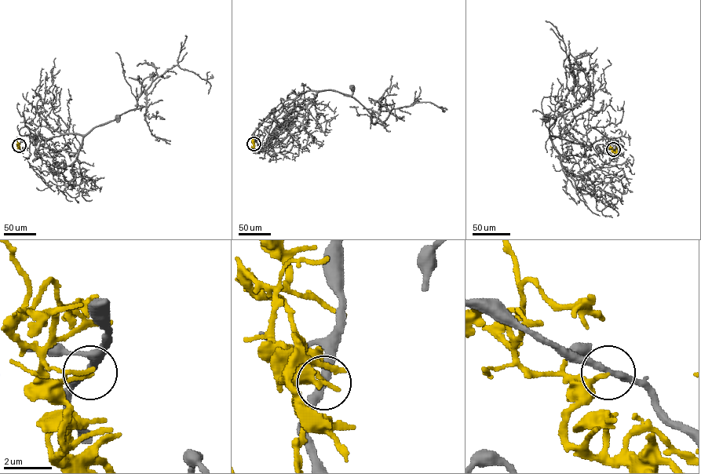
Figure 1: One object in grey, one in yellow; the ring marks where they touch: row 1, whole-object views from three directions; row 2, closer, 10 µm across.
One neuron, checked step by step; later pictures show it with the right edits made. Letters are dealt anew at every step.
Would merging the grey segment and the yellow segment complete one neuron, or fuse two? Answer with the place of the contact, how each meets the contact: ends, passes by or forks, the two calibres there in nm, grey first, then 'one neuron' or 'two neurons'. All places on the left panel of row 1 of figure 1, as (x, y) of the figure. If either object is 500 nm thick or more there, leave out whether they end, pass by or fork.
at (19, 145); grey passes by; yellow ends there; 320 nm thick on the grey side, 160 nm on the other; two neurons

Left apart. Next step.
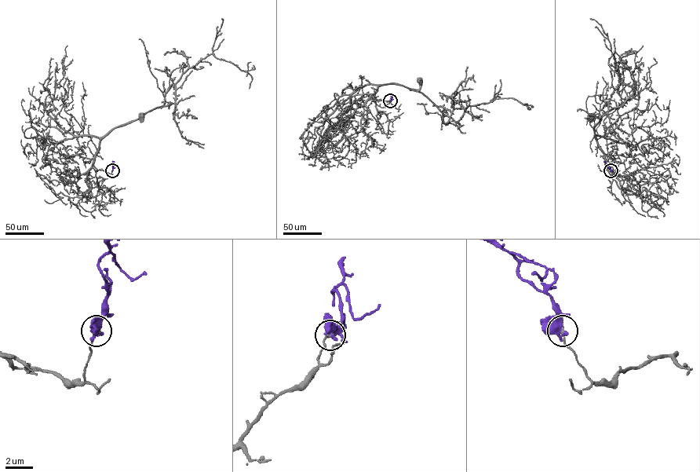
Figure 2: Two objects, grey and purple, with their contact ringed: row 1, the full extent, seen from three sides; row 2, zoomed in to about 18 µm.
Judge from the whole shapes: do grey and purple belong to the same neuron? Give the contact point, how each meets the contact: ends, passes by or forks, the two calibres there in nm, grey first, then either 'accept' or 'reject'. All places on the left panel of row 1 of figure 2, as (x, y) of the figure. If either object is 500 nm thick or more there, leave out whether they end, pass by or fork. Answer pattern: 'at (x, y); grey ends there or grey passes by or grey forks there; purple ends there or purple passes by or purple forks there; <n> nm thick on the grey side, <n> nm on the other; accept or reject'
at (112, 170); 140 nm thick on the grey side, 650 nm on the other; accept

